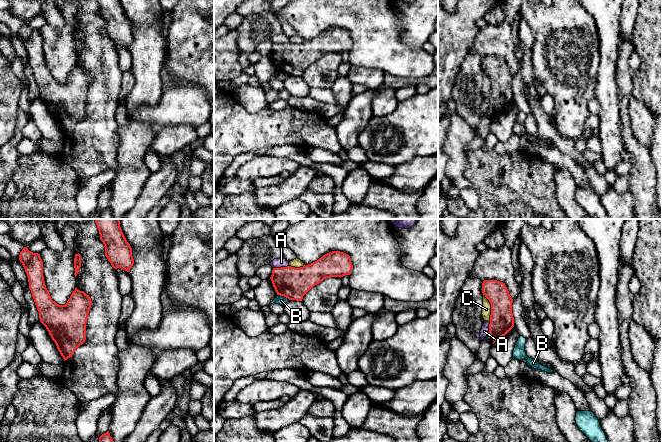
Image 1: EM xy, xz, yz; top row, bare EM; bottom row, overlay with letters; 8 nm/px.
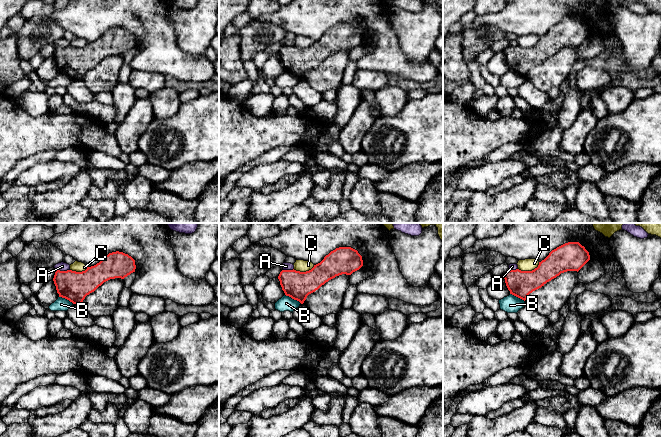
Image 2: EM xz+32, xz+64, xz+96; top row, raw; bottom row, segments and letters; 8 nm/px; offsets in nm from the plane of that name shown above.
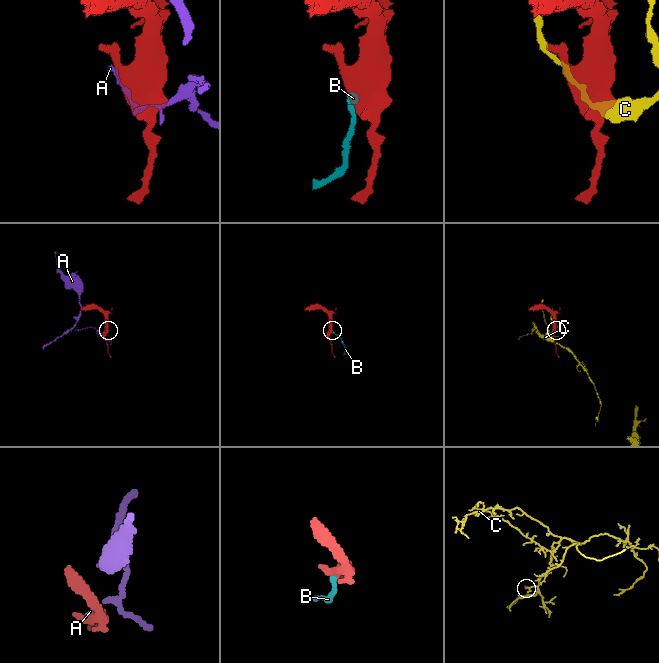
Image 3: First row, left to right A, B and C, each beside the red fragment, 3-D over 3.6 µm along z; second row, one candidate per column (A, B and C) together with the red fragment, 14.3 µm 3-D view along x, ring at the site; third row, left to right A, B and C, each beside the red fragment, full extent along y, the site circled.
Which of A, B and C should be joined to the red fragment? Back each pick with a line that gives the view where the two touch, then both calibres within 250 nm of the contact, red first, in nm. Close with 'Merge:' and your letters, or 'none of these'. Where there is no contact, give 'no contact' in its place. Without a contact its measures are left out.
Merge: none of these

